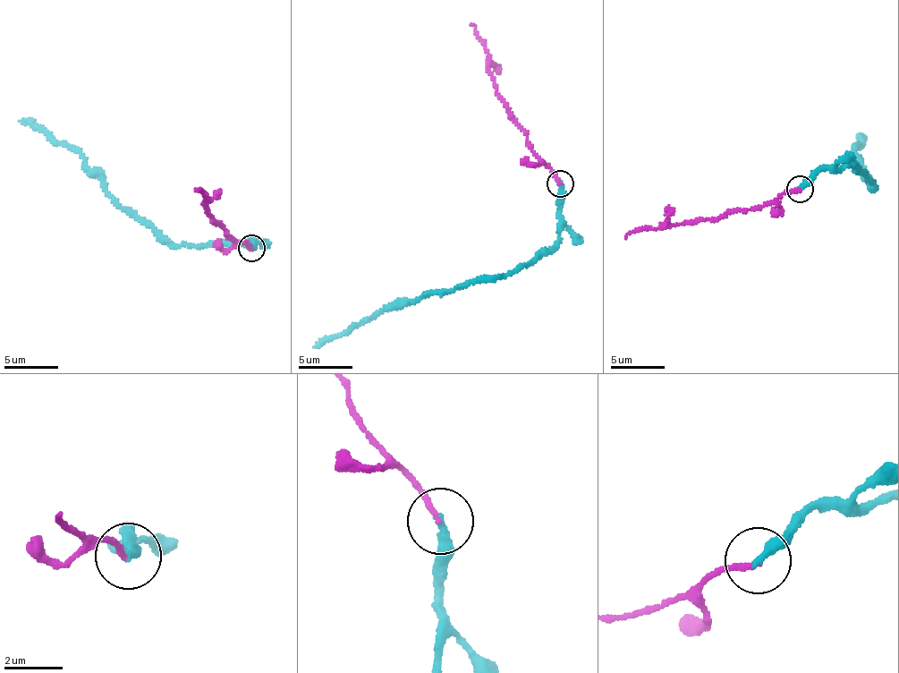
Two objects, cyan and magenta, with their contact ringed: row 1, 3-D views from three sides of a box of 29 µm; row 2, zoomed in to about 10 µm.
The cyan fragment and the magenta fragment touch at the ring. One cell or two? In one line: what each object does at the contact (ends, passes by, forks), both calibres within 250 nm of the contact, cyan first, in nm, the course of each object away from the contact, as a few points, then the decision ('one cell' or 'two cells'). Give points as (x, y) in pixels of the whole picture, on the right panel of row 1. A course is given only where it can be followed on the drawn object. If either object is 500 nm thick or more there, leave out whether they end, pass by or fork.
cyan ends there; magenta ends there; 320 nm thick on the cyan side, 180 nm on the other; cyan runs (801, 188), (823, 169), (852, 166), (874, 185), (870, 189), (853, 149), (865, 139); magenta runs (800, 189), (784, 191), (751, 209), (743, 208), (696, 221), (645, 228), (625, 238); two cells

